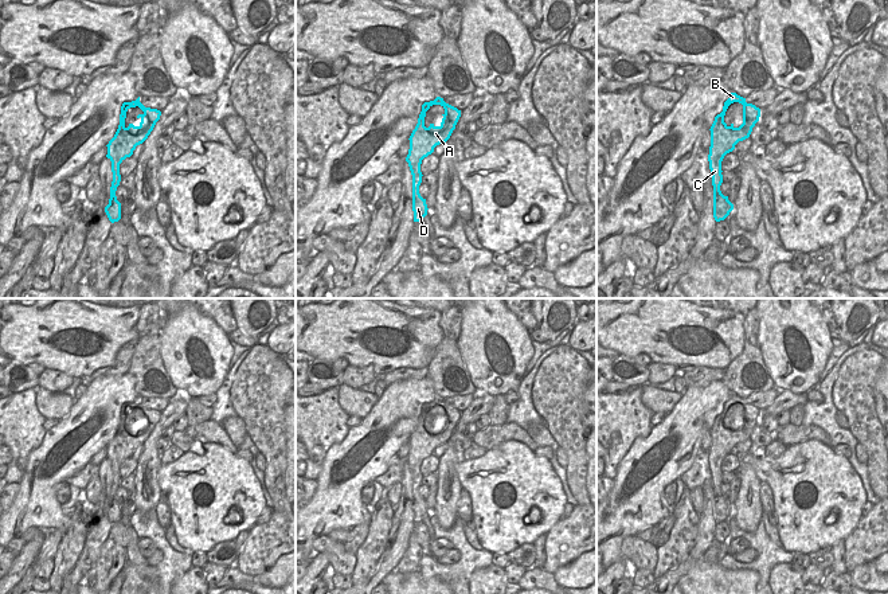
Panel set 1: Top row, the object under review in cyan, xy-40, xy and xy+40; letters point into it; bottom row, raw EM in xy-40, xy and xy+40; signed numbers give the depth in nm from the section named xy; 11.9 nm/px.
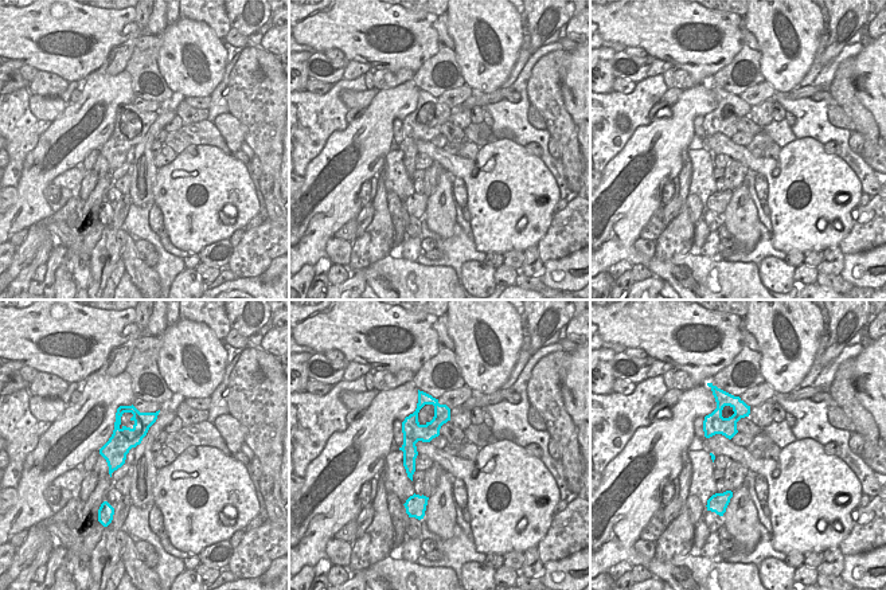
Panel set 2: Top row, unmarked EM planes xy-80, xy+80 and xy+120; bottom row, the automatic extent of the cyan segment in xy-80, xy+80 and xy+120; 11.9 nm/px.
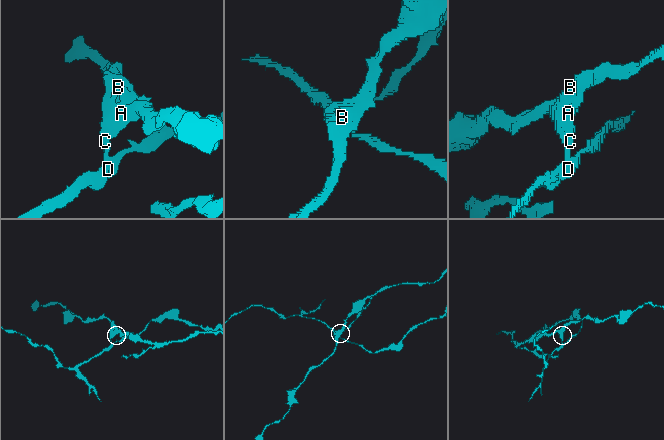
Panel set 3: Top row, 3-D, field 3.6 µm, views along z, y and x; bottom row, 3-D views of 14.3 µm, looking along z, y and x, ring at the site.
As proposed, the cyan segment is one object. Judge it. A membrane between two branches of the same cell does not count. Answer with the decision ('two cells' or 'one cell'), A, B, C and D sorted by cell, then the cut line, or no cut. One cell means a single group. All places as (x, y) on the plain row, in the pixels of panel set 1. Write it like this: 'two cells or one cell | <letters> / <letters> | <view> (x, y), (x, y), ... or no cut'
two cells | A B C / D | xy (419, 495), (414, 497), (413, 503)

